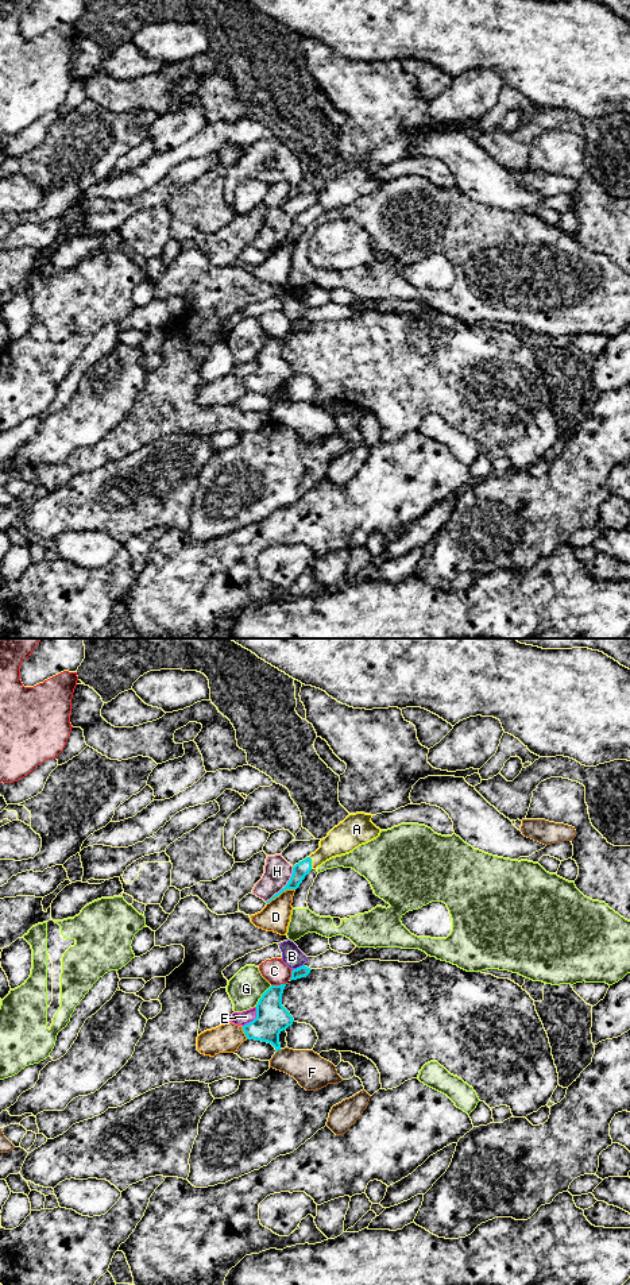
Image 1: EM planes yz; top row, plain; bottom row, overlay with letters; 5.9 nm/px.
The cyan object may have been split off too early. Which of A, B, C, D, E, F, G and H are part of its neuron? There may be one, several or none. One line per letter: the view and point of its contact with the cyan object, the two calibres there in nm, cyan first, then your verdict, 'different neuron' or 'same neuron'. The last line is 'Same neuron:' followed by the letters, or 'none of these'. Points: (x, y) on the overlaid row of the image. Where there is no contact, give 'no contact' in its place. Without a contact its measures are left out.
A: contact yz (310, 863); calibres 90 and 180 nm; same neuron
B: contact yz (300, 967); calibres 70 and 120 nm; different neuron
C: contact yz (278, 986); calibres 190 and 150 nm; different neuron
D: contact yz (281, 892); calibres 90 and 170 nm; different neuron
E: contact yz (255, 1018); calibres 190 and 80 nm; different neuron
F: contact yz (278, 1049); calibres 190 and 200 nm; different neuron
G: contact yz (262, 996); calibres 190 and 200 nm; different neuron
H: contact yz (285, 886); calibres 90 and 160 nm; different neuron
Same neuron: A

